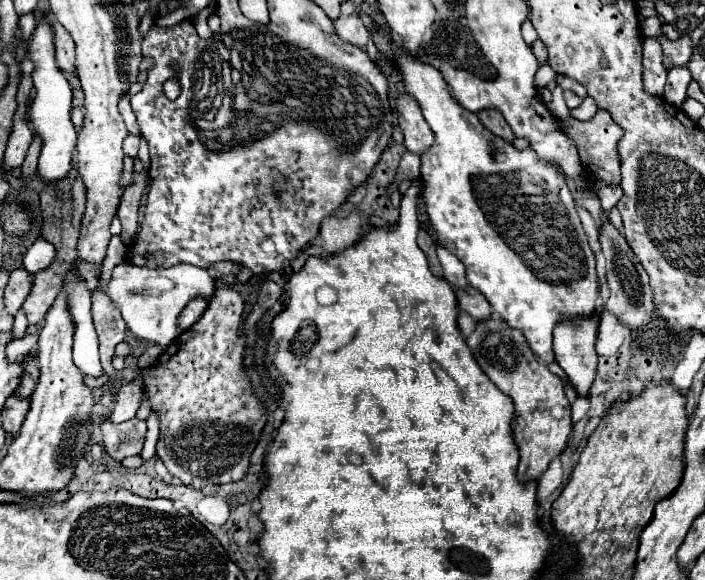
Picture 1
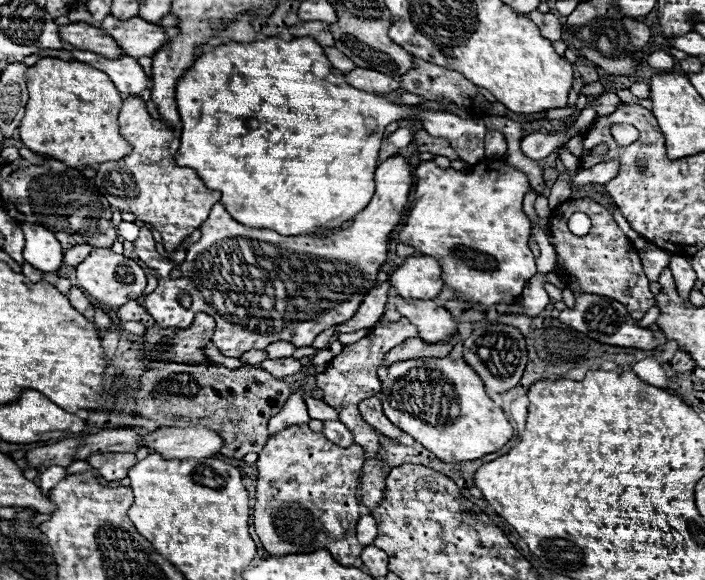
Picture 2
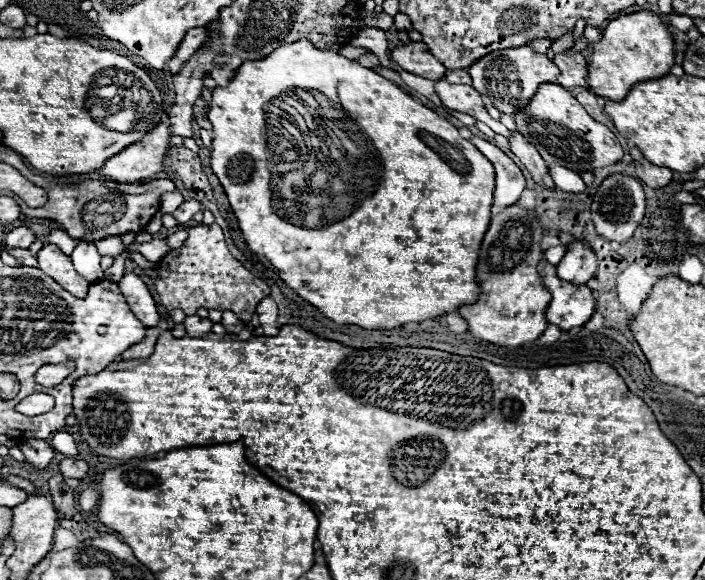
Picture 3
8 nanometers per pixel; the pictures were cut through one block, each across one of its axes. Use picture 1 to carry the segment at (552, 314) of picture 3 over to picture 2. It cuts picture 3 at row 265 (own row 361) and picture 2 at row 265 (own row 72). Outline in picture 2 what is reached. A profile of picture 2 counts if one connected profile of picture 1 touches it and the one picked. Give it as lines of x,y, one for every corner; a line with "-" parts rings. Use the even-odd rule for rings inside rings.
410,256
398,270
390,274
390,282
402,298
436,298
442,288
440,262
430,256

